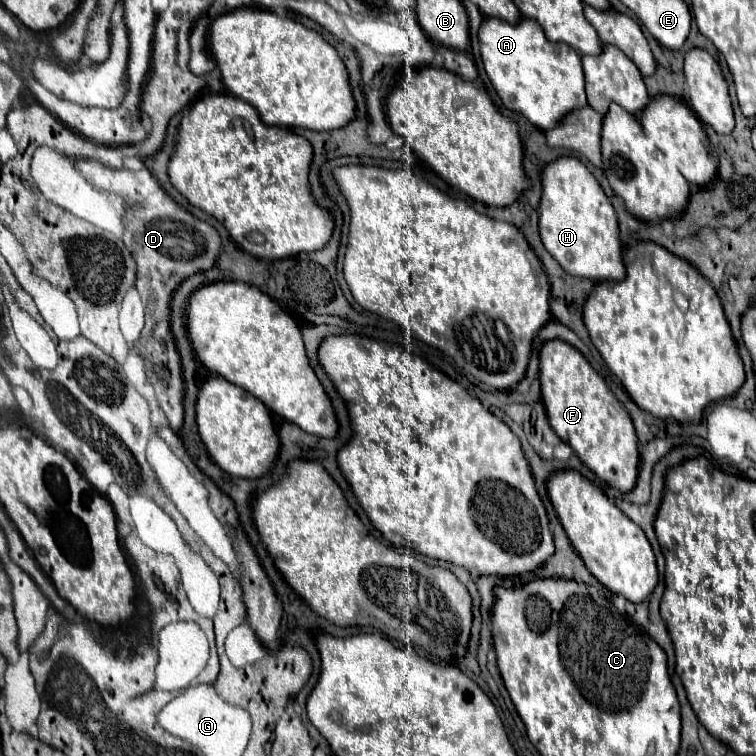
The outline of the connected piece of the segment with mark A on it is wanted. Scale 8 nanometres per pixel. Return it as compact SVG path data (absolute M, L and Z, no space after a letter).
M487 17L479 29L481 57L485 71L511 111L521 111L535 127L549 131L557 127L571 111L587 105L581 55L565 43L551 43L539 23L521 19L517 25Z

